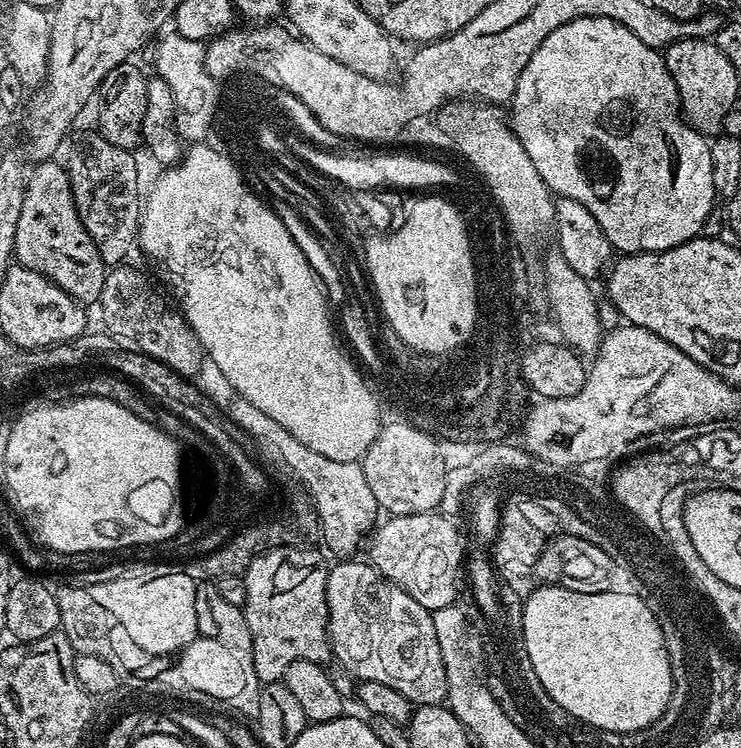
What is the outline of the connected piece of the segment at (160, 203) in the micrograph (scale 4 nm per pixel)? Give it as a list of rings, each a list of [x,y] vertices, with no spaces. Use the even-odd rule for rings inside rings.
[[[193,143],[189,148],[191,148],[189,152],[187,149],[175,164],[165,167],[161,171],[164,173],[157,178],[156,185],[149,192],[147,189],[146,195],[143,197],[142,201],[146,204],[143,255],[147,259],[160,260],[160,272],[164,275],[165,282],[168,283],[167,291],[171,293],[174,300],[174,295],[176,295],[175,303],[184,313],[186,322],[194,330],[194,334],[198,334],[207,359],[211,363],[212,360],[216,363],[217,370],[228,379],[229,386],[236,391],[235,395],[239,399],[258,406],[258,410],[262,410],[262,414],[270,414],[270,418],[274,418],[274,422],[278,422],[278,426],[282,426],[287,432],[294,434],[294,438],[298,438],[298,442],[302,442],[302,446],[310,446],[310,450],[314,450],[326,458],[334,458],[334,462],[356,461],[356,454],[364,451],[365,444],[375,438],[380,429],[376,426],[376,412],[372,399],[369,399],[364,385],[356,380],[352,368],[349,368],[348,363],[341,359],[342,344],[338,339],[333,317],[332,320],[328,317],[330,303],[324,286],[316,276],[315,270],[311,268],[310,262],[299,250],[294,238],[283,226],[282,219],[276,213],[275,207],[267,208],[259,195],[248,191],[245,179],[240,176],[239,167],[234,161],[230,158],[218,157],[216,150],[201,147],[198,143]]]

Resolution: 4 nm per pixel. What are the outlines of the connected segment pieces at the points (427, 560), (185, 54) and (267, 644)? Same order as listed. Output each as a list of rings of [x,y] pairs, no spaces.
[[[439,511],[391,516],[385,521],[381,521],[369,537],[369,563],[428,611],[453,605],[466,562],[456,522]]]
[[[171,38],[164,40],[156,48],[155,75],[161,76],[170,86],[176,103],[176,129],[181,141],[196,142],[203,136],[205,118],[211,108],[222,103],[217,77],[211,76],[204,64],[205,45],[191,40]]]
[[[281,546],[272,548],[267,552],[254,558],[250,562],[250,566],[242,575],[244,582],[244,604],[242,603],[242,611],[246,618],[246,626],[250,630],[250,638],[252,639],[252,653],[254,654],[254,670],[256,671],[256,680],[261,685],[274,684],[283,681],[286,670],[294,662],[305,660],[306,662],[314,662],[315,664],[327,665],[333,659],[332,644],[328,641],[328,607],[326,606],[326,582],[328,581],[329,561],[324,561],[324,556],[316,548],[288,548],[289,546]]]

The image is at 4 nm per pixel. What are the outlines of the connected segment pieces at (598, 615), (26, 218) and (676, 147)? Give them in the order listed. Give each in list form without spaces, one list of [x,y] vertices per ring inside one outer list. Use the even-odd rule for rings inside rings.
[[[544,584],[533,589],[526,597],[522,626],[524,627],[526,652],[530,656],[531,665],[534,666],[534,673],[537,674],[538,681],[541,682],[546,693],[550,694],[554,702],[558,702],[574,718],[580,719],[583,724],[611,732],[629,732],[634,726],[647,724],[651,716],[656,716],[658,709],[664,708],[664,699],[666,698],[664,644],[658,642],[656,623],[642,610],[639,602],[633,602],[632,594],[628,594],[625,590],[603,592],[602,594],[578,594],[574,590],[566,590],[556,584]]]
[[[51,165],[43,166],[44,174],[41,178],[32,180],[31,188],[28,190],[28,198],[25,199],[23,216],[20,217],[20,228],[14,233],[14,260],[21,264],[23,268],[34,270],[50,282],[54,282],[66,294],[70,294],[74,299],[79,300],[85,306],[95,305],[102,294],[101,267],[100,260],[88,236],[84,234],[84,229],[80,228],[79,220],[76,220],[76,213],[72,209],[71,196],[68,194],[67,180],[62,179],[63,172],[59,168]]]
[[[578,18],[574,22],[566,22],[566,26],[558,26],[558,30],[554,30],[554,34],[550,34],[550,38],[546,38],[546,42],[538,46],[538,50],[534,50],[534,58],[526,62],[526,70],[522,70],[522,78],[518,78],[518,86],[510,101],[511,108],[510,127],[526,150],[530,162],[536,163],[538,174],[548,191],[557,197],[574,199],[586,206],[617,253],[661,252],[700,235],[706,216],[718,200],[714,179],[711,178],[710,143],[684,119],[680,110],[678,86],[674,86],[670,70],[666,70],[663,55],[657,49],[646,46],[642,38],[634,38],[634,34],[626,30],[626,26],[610,18]]]

